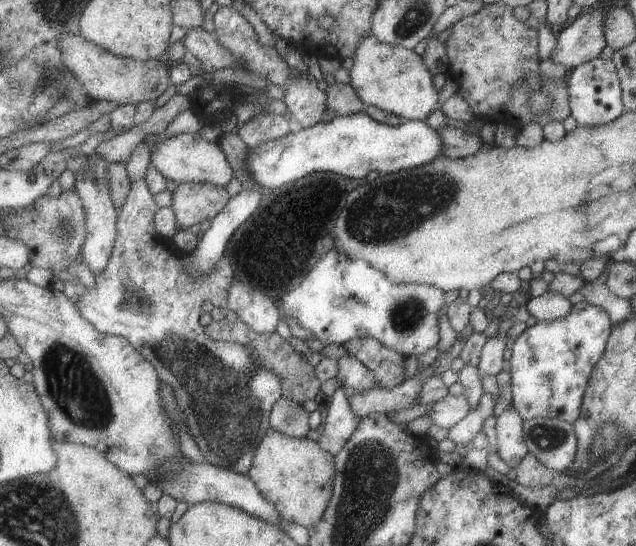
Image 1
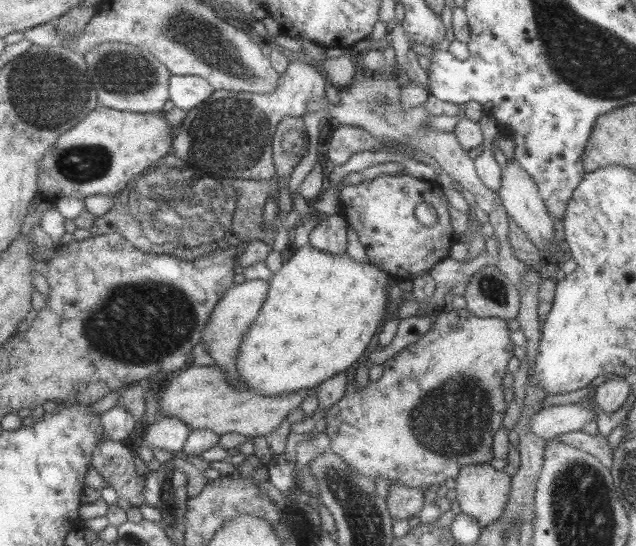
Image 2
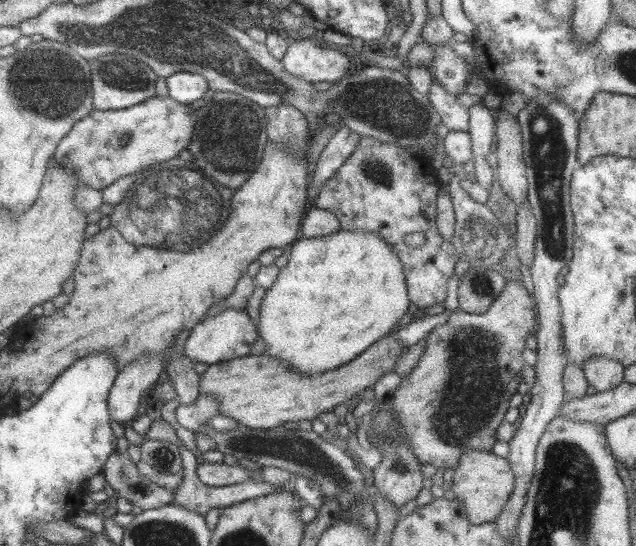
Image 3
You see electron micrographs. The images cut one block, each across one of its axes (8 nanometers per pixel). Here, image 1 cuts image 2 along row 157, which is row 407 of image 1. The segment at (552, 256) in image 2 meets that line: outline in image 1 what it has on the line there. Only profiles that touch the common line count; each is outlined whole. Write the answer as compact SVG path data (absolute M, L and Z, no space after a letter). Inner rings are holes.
M507 407L495 418L497 453L509 468L516 469L520 460L529 453L523 437L524 420L513 407Z

